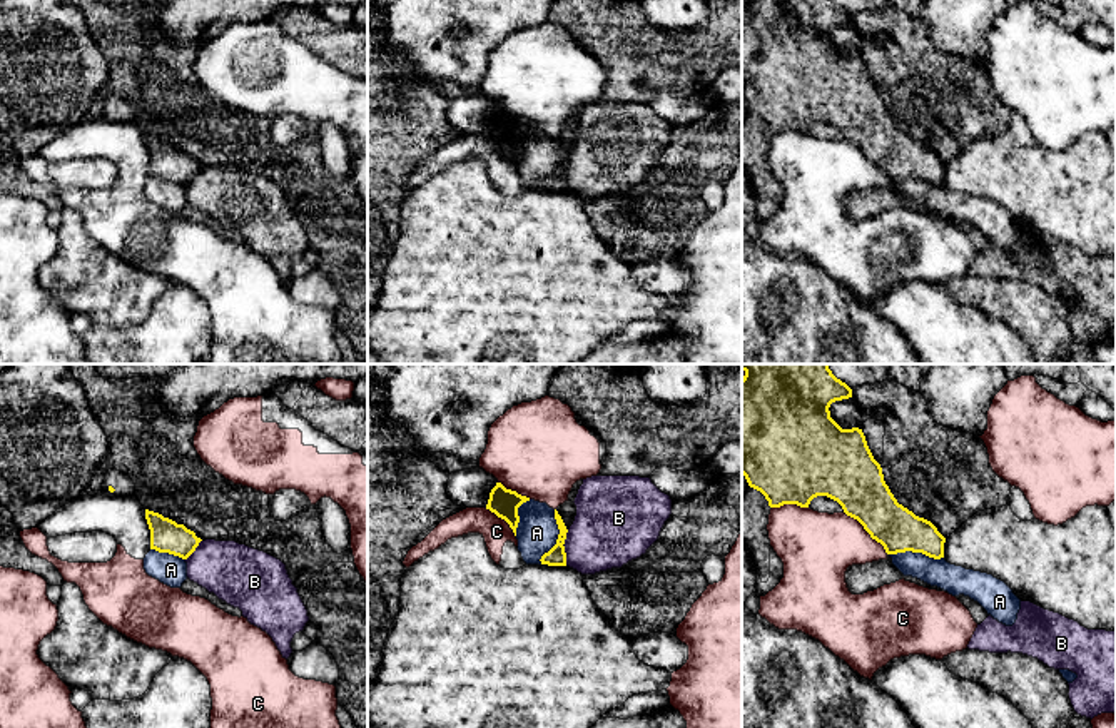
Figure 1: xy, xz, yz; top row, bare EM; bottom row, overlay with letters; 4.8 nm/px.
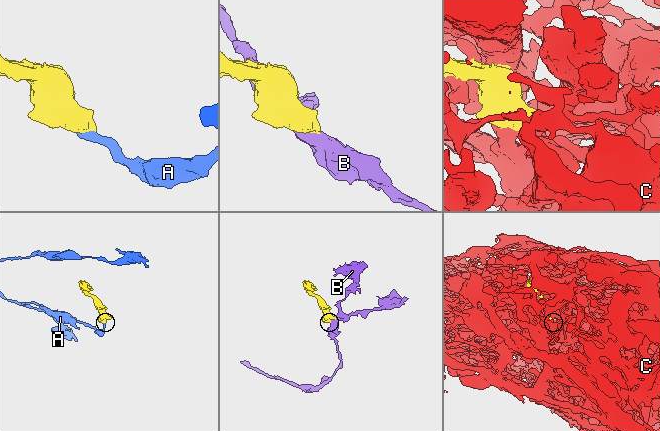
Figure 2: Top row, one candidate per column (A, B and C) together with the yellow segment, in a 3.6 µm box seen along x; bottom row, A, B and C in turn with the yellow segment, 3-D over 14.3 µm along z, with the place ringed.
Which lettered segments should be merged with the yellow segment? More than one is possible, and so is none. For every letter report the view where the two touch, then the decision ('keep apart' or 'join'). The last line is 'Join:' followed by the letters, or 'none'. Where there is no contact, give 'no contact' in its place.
A: xz | keep apart
B: xz | keep apart
C: yz | keep apart
Join: none

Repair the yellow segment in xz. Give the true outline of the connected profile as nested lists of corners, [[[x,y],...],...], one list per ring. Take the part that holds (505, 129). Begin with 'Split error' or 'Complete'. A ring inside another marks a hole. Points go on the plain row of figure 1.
Complete. [[[496,109],[490,119],[486,135],[505,145],[516,162],[516,154],[520,149],[518,134],[526,127],[530,127],[530,124],[506,115],[501,109]]]

